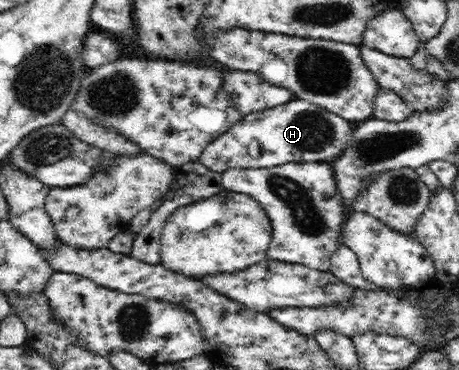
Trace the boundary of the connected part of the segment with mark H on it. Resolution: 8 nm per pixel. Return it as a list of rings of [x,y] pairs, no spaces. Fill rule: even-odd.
[[[295,98],[290,103],[280,105],[271,109],[262,109],[245,114],[242,120],[234,123],[224,135],[218,136],[216,140],[209,141],[198,154],[198,161],[212,172],[223,173],[228,169],[251,169],[278,167],[286,163],[304,162],[328,162],[334,161],[344,152],[350,143],[352,128],[348,121],[341,116],[318,106]]]

